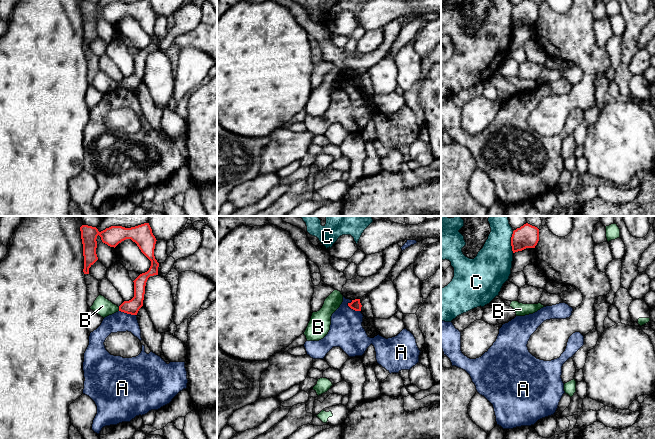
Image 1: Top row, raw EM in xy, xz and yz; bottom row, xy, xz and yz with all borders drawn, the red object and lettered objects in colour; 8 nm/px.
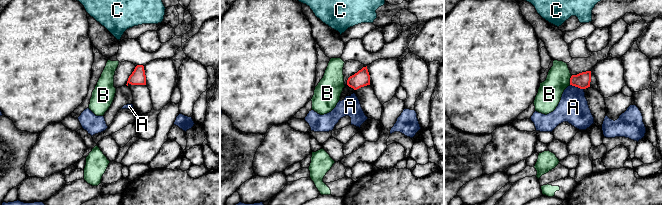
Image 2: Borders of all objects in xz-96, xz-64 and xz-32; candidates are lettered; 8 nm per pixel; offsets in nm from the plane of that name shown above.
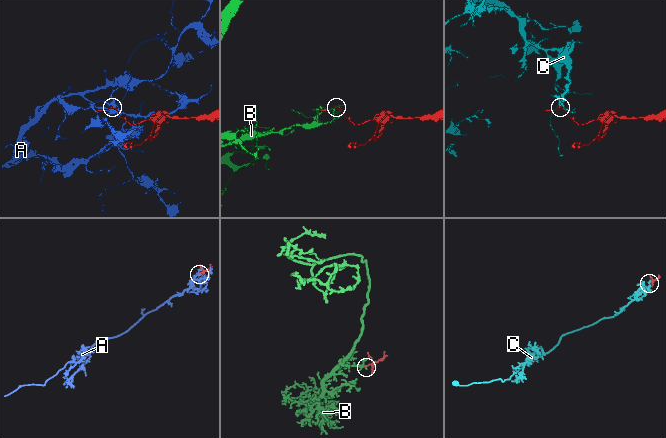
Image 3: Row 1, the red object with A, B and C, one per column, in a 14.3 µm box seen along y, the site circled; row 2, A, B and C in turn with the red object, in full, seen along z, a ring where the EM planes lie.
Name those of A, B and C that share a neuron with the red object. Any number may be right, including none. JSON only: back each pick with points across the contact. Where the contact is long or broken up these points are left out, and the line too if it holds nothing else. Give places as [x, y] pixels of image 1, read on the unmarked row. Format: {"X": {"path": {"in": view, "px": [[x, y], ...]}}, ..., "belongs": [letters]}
{"belongs": []}

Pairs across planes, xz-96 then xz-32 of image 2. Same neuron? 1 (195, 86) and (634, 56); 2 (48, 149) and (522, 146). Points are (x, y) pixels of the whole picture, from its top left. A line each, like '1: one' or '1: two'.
1: one
2: one

